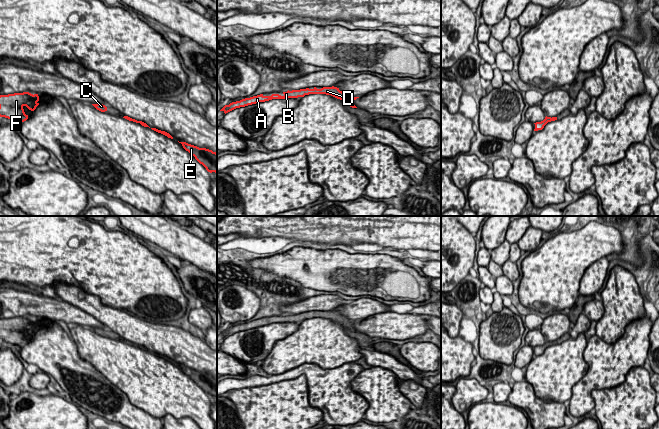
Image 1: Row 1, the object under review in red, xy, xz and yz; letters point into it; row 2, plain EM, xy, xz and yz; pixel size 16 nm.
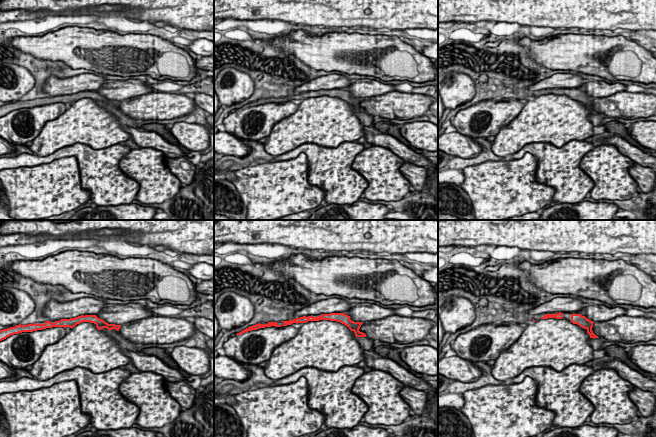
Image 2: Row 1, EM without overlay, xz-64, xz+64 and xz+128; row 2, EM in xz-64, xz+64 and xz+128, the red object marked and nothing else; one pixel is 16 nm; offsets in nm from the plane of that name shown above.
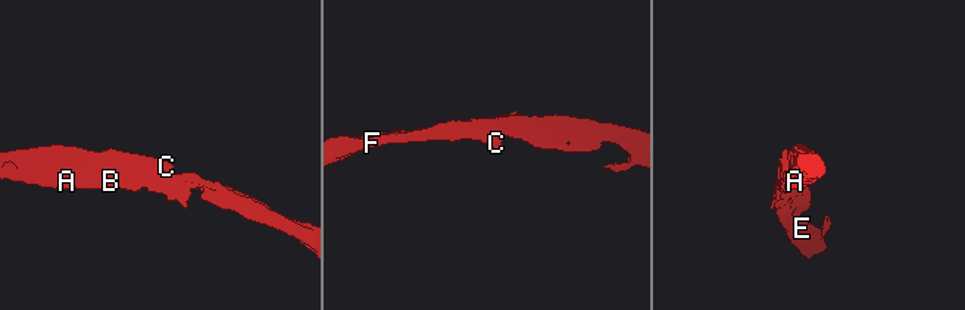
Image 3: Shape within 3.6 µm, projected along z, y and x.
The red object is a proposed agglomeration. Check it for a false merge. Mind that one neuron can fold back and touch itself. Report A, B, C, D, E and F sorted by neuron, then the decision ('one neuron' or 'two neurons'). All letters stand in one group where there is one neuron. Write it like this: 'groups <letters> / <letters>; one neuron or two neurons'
groups A B C D E F; one neuron

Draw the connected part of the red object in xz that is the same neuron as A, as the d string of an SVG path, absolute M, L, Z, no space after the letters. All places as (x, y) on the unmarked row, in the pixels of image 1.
M314 311L313 313L300 313L300 314L292 314L292 315L287 315L283 316L283 320L279 318L272 318L271 320L264 320L263 318L253 320L250 322L245 322L240 325L232 326L229 329L225 329L220 335L223 335L225 338L240 331L245 331L248 329L260 327L260 326L265 326L269 325L272 323L285 323L285 322L298 322L298 321L304 321L305 319L309 318L326 318L326 319L331 319L337 323L340 323L344 325L347 329L349 329L352 332L357 332L354 329L354 325L359 322L359 321L354 321L352 319L349 319L345 316L342 316L339 314L337 311L323 311L321 313L317 313Z

